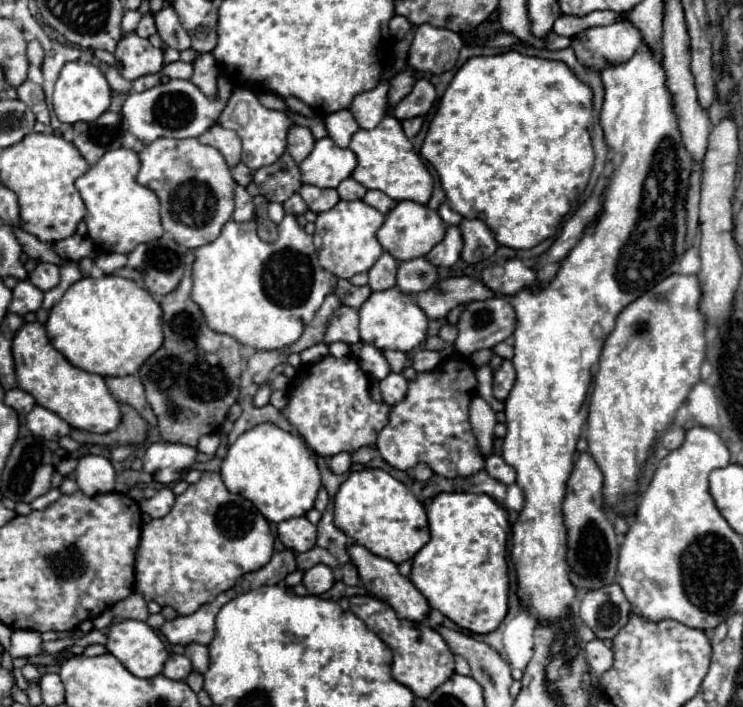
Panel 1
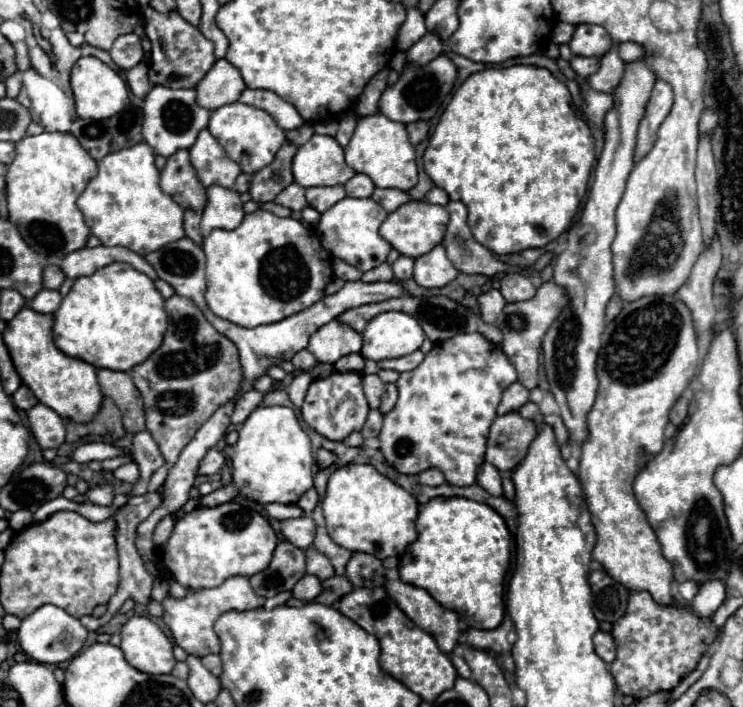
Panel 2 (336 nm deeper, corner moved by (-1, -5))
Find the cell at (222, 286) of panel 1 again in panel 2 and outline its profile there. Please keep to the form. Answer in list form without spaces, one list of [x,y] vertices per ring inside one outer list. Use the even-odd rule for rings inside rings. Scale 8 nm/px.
[[[266,210],[246,214],[236,230],[212,230],[202,244],[206,254],[206,304],[218,316],[244,328],[274,324],[294,316],[324,298],[324,288],[332,280],[332,258],[322,248],[314,230],[304,228],[294,218],[280,218]]]

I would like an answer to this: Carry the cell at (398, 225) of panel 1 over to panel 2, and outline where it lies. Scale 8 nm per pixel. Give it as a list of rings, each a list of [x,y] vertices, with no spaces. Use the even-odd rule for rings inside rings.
[[[410,200],[404,206],[400,206],[400,210],[394,210],[388,214],[388,218],[380,226],[380,236],[400,254],[418,258],[418,256],[428,254],[434,246],[442,242],[446,226],[448,226],[448,212],[444,206],[432,206],[428,202]]]

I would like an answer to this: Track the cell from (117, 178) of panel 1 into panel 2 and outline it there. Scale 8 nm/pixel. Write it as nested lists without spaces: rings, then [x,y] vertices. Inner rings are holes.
[[[140,142],[132,148],[112,152],[112,154],[108,154],[108,158],[100,160],[98,174],[88,182],[86,190],[78,198],[76,206],[84,214],[84,222],[88,224],[90,232],[94,236],[98,236],[104,246],[124,246],[140,256],[146,256],[170,242],[184,238],[184,228],[182,228],[184,210],[170,196],[166,196],[160,190],[158,180],[160,180],[160,174],[158,174],[158,168],[154,166],[154,152],[146,142]]]

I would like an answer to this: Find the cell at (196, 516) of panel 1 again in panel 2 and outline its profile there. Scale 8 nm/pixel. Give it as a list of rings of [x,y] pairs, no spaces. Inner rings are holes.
[[[226,502],[214,508],[196,506],[176,522],[170,540],[160,546],[160,564],[186,590],[216,588],[230,576],[250,578],[266,570],[276,544],[278,538],[268,520],[242,502]]]

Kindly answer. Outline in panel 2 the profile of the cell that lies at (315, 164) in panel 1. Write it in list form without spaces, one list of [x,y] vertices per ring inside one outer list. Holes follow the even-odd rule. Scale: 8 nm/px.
[[[314,134],[292,160],[294,180],[304,186],[336,186],[346,184],[354,170],[344,162],[344,150],[332,136]]]

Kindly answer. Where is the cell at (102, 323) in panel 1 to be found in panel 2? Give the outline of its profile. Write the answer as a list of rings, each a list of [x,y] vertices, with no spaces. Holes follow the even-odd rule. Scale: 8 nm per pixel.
[[[116,262],[74,282],[54,312],[54,342],[64,354],[96,368],[128,372],[158,350],[166,326],[164,298],[154,288],[154,282],[130,264]]]

